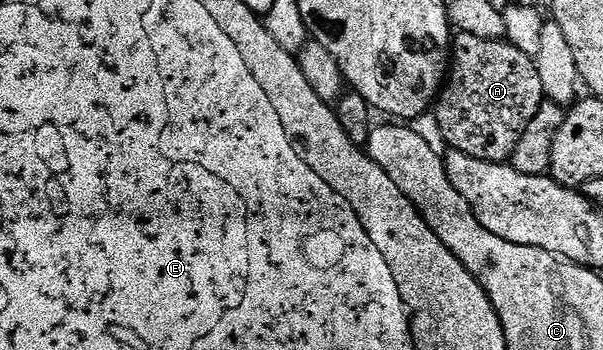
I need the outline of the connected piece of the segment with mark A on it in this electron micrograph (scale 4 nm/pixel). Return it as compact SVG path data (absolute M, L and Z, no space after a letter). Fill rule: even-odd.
M457 33L451 39L451 62L447 67L447 78L435 100L435 114L439 121L439 129L443 129L443 137L446 144L452 150L461 151L467 157L475 157L479 161L491 161L492 163L504 163L512 160L515 153L515 145L519 145L519 137L523 137L523 131L531 122L531 117L539 113L541 104L546 102L543 81L539 81L539 69L535 69L535 58L532 55L523 53L523 49L515 49L515 45L505 39L484 39L475 37L471 33Z

